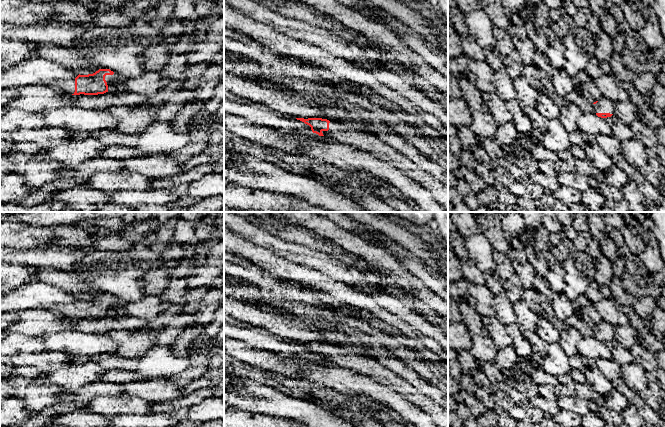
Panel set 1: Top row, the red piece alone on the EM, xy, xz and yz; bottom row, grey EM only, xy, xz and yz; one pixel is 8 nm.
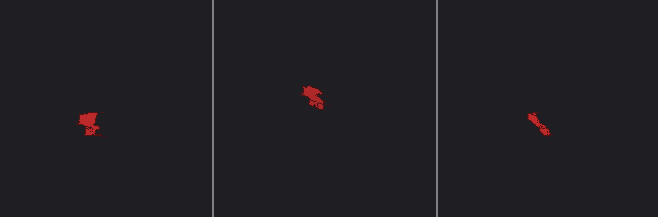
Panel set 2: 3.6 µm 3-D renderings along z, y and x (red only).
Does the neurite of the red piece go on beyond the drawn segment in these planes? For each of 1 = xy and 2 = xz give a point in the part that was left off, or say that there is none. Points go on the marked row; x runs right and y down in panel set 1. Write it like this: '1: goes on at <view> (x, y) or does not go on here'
1: goes on at xy (68, 86)
2: goes on at xz (365, 141)

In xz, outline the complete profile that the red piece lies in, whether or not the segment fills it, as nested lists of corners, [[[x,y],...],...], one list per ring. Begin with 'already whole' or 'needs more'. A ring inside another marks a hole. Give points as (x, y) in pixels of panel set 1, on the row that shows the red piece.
needs more | [[[296,118],[311,127],[313,133],[346,143],[370,153],[373,157],[389,162],[401,170],[404,175],[425,187],[433,198],[443,205],[448,212],[448,186],[437,180],[431,173],[421,170],[408,159],[375,134],[362,132],[345,123],[333,122],[322,118]]]

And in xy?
needs more | [[[99,69],[93,74],[79,74],[76,78],[53,81],[49,86],[71,95],[98,95],[118,89],[127,78],[110,69]]]

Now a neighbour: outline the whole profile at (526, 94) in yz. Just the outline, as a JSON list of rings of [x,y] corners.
[[[522,75],[514,79],[517,99],[523,106],[536,107],[539,91],[532,87]]]

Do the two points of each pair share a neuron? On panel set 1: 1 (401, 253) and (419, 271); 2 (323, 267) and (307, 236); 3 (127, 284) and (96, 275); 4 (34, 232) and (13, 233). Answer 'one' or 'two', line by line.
1: one
2: two
3: one
4: one

